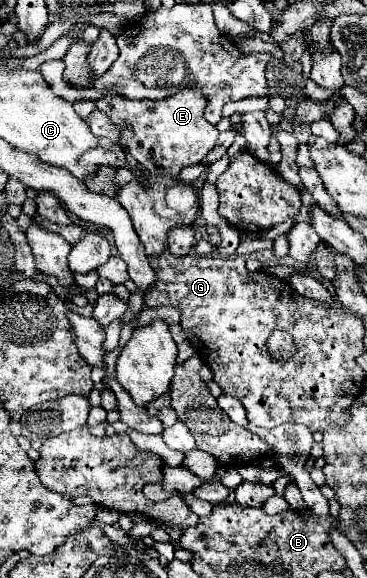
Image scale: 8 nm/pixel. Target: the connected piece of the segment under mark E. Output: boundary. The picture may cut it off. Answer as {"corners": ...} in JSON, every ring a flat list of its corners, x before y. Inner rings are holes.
{"corners":[[185,89,177,95,165,97,161,101,135,101,125,99,121,95,107,95,97,101,97,109,107,113,115,125,131,123,135,137,129,141,129,153,137,159,143,171,161,175,161,177,177,177,181,169,195,165,205,159,205,155,217,145,219,131,215,125,203,119,205,97,197,93,197,89]]}

